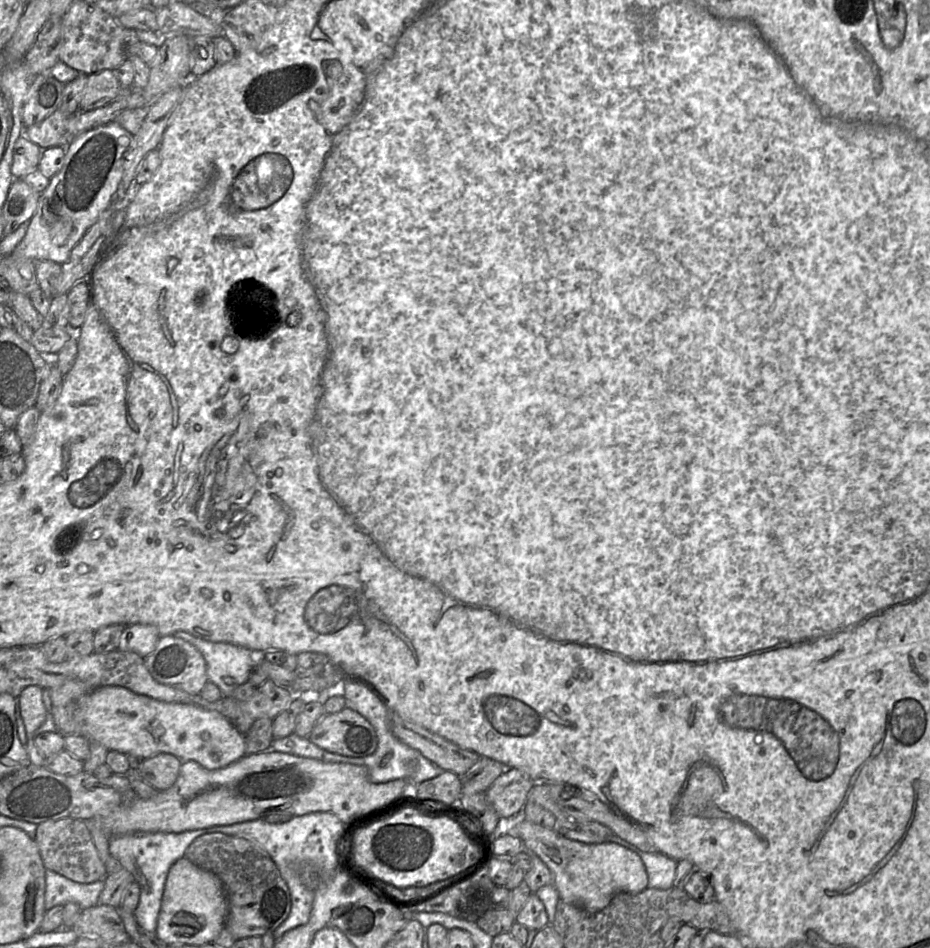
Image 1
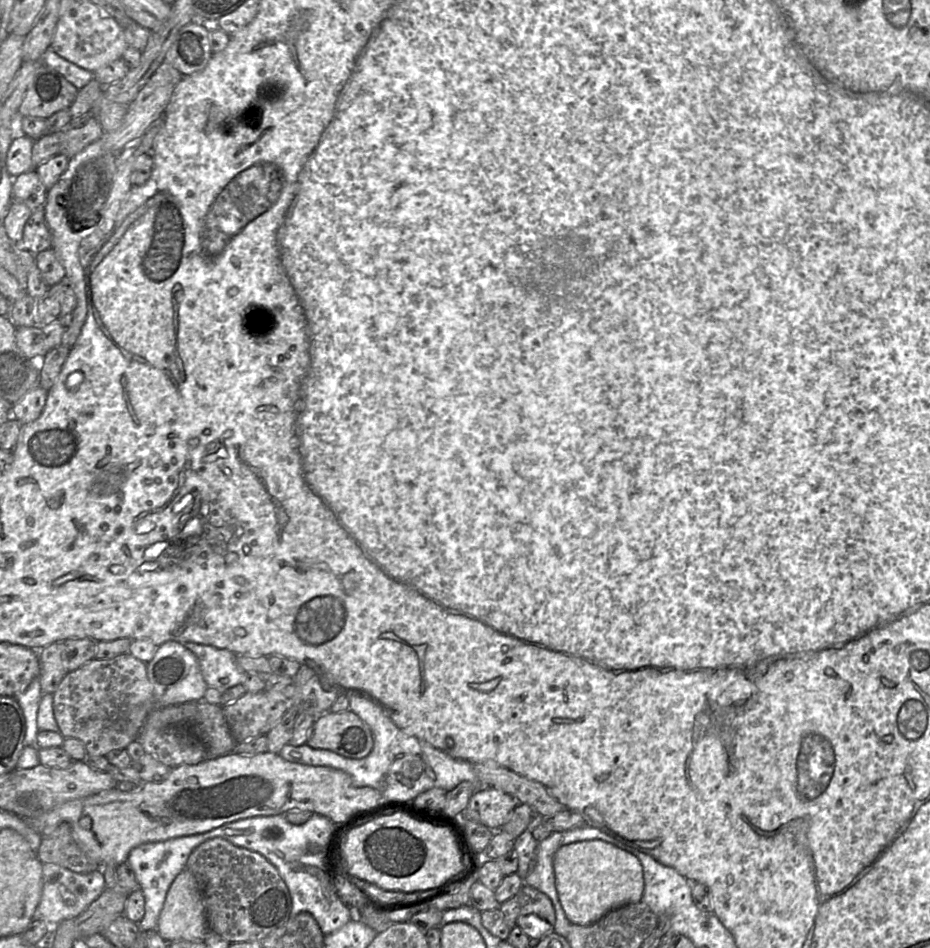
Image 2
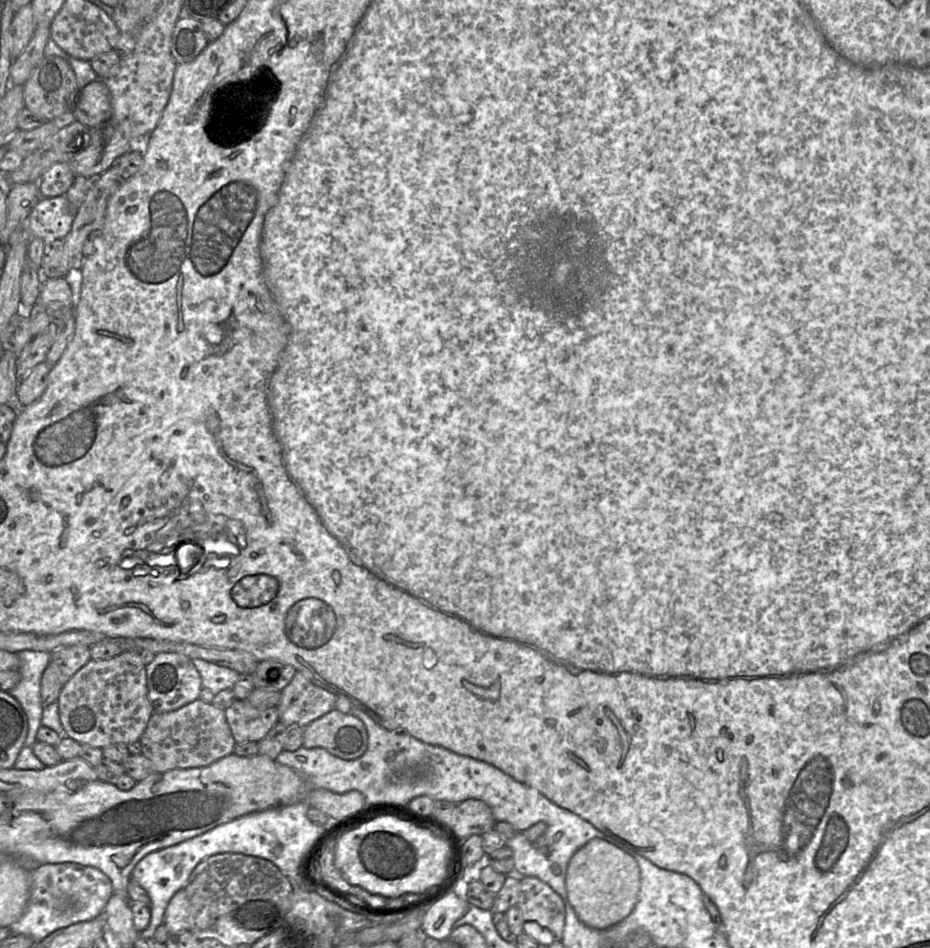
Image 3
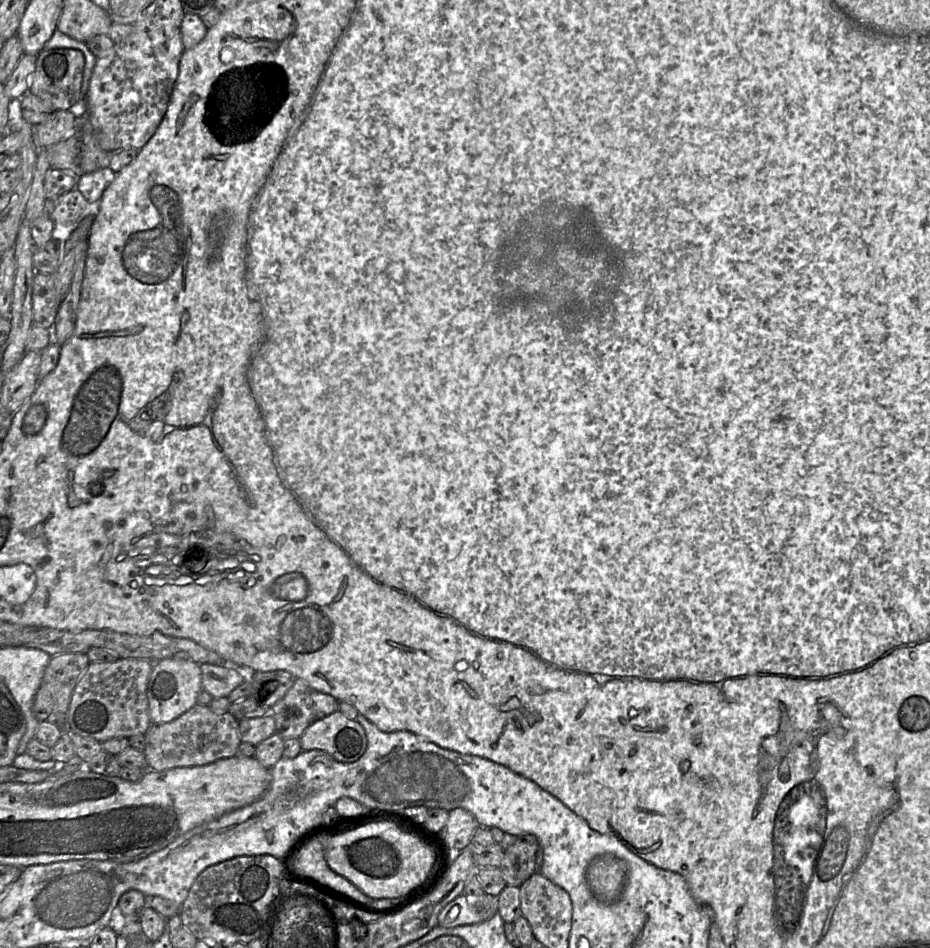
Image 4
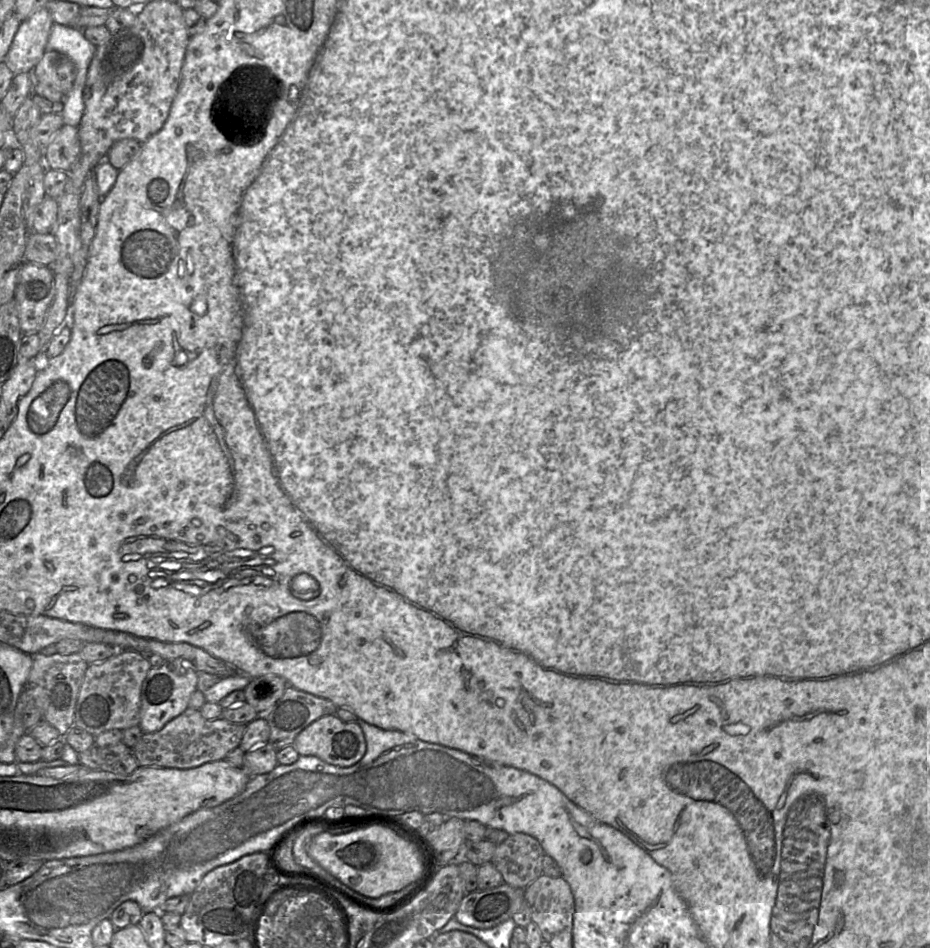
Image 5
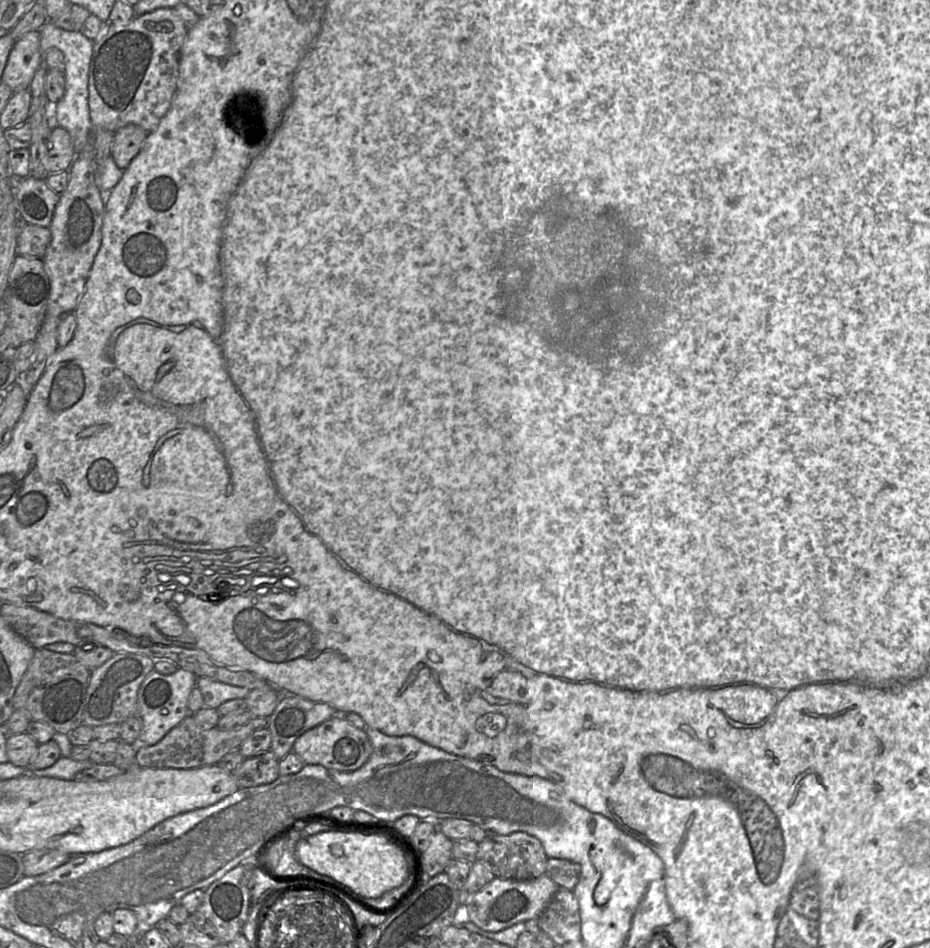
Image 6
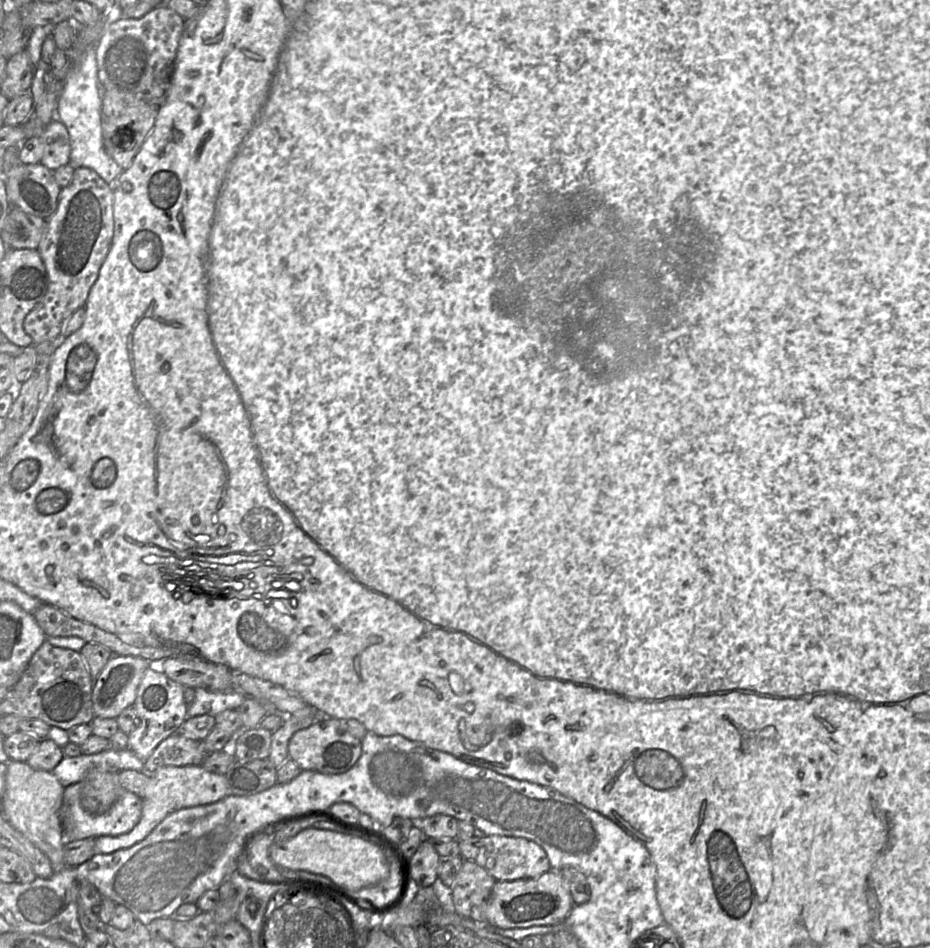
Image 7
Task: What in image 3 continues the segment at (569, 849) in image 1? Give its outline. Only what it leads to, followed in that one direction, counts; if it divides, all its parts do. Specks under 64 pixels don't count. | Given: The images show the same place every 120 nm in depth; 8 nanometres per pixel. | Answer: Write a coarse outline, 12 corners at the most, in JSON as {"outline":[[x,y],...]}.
{"outline":[[592,839],[565,886],[578,919],[606,929],[634,909],[640,870],[628,847]]}

